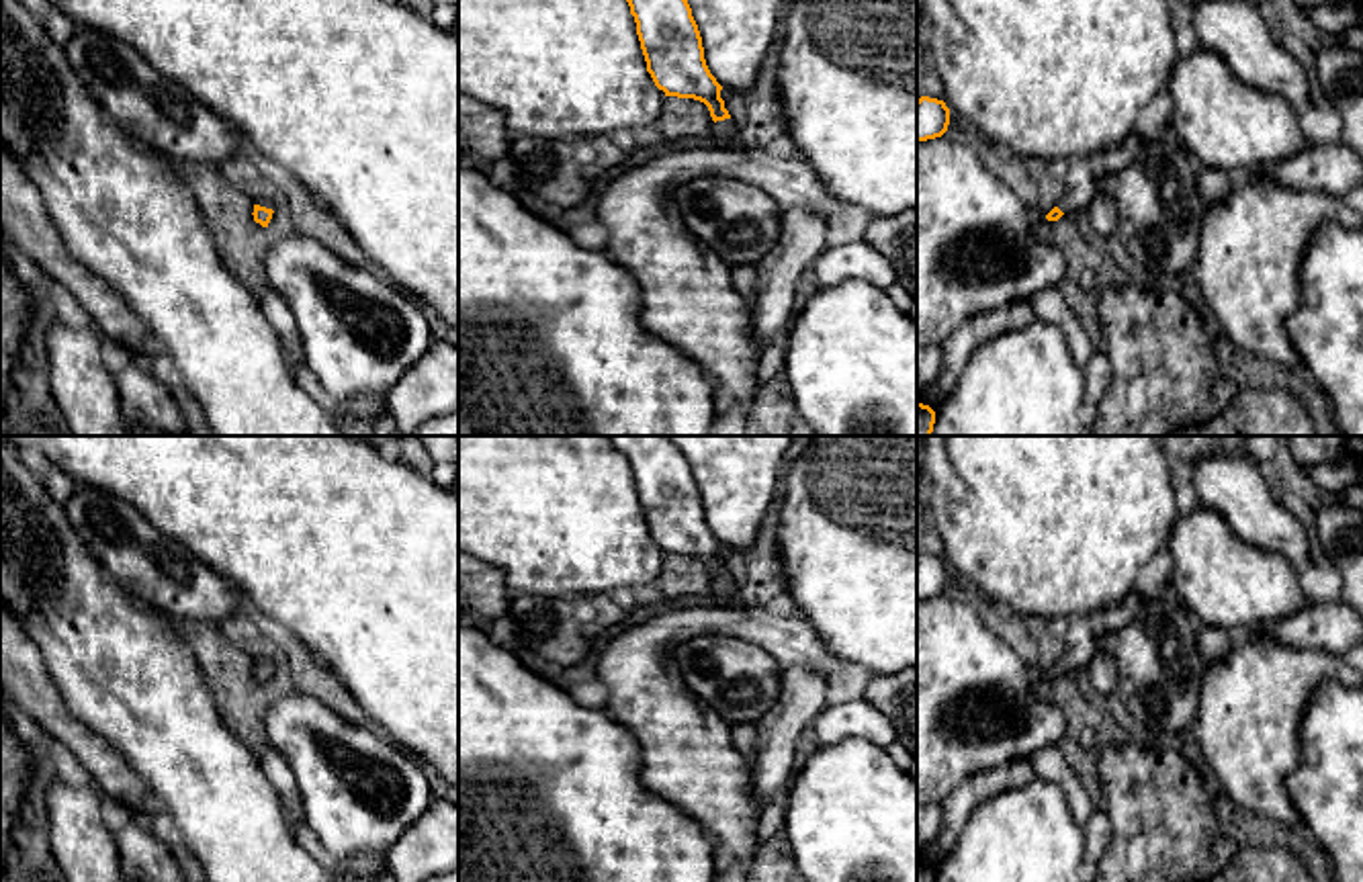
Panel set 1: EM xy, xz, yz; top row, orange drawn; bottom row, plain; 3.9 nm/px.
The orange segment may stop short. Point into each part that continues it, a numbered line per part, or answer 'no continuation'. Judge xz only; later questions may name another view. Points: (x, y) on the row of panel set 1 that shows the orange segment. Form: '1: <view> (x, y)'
1: xz (725, 131)

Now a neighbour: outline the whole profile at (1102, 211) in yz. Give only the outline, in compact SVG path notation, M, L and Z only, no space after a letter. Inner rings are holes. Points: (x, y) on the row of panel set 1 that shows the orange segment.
M1097 192L1087 207L1089 223L1093 229L1105 237L1115 233L1117 227L1117 207L1115 201L1103 192Z

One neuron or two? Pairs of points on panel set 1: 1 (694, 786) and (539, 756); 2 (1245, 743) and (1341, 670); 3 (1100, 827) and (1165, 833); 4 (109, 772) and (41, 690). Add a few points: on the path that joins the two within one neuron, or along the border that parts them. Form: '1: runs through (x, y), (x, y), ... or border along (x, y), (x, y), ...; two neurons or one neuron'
1: border along (629, 731), (641, 752), (645, 782), (680, 807); two neurons
2: runs through (1267, 719), (1316, 670); one neuron
3: border along (1106, 809), (1108, 846), (1097, 860); two neurons
4: runs through (91, 752), (50, 711); one neuron

